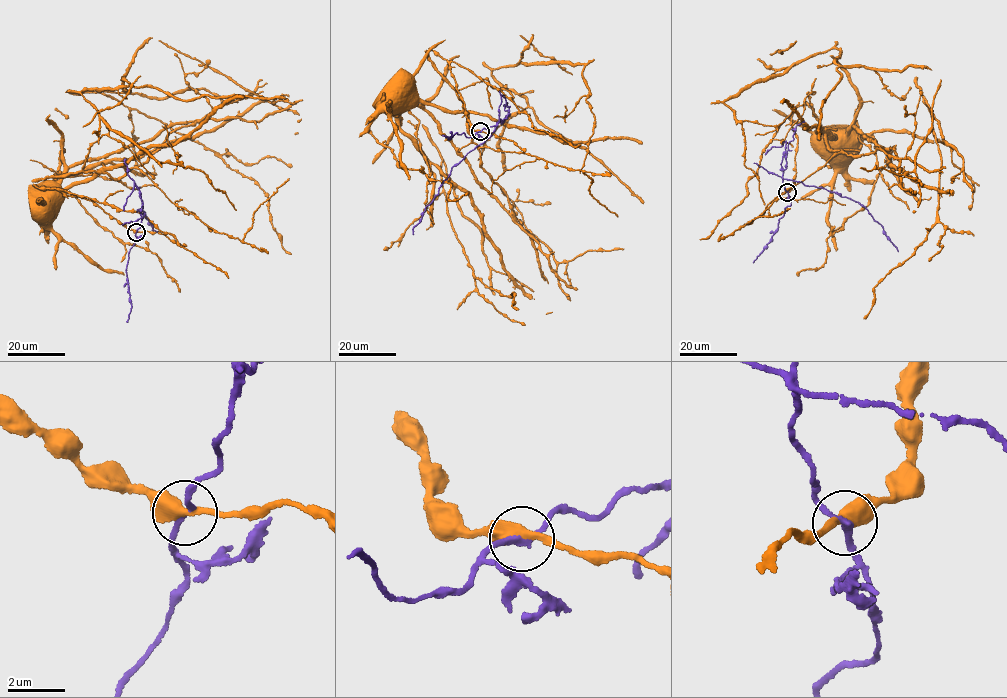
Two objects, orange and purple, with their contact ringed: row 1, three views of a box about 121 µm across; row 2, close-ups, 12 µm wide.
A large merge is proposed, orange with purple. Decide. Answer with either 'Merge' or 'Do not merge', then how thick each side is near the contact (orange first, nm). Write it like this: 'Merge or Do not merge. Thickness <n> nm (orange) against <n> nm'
Do not merge. Thickness 420 nm (orange) against 190 nm

